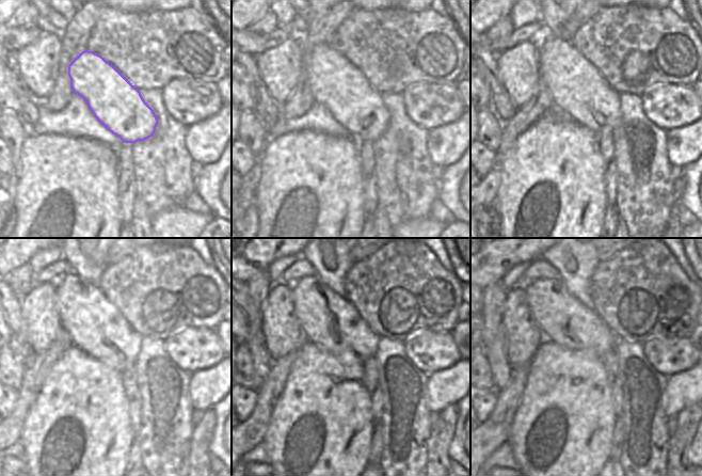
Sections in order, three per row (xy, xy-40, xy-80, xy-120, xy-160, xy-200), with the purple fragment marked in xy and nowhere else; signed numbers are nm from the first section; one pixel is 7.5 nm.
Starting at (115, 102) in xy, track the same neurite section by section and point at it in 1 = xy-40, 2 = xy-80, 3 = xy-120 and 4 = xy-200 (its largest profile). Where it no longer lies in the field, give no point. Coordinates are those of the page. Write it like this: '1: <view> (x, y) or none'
1: xy-40 (335, 82)
2: xy-80 (578, 91)
3: xy-120 (95, 326)
4: xy-200 (562, 319)

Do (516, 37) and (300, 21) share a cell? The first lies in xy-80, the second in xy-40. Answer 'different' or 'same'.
different

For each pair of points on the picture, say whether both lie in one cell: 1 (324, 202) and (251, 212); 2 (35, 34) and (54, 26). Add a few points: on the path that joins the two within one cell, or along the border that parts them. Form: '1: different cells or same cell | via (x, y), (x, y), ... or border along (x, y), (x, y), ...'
1: different cells | border along (255, 201), (258, 226)
2: different cells | border along (40, 28), (44, 32)

